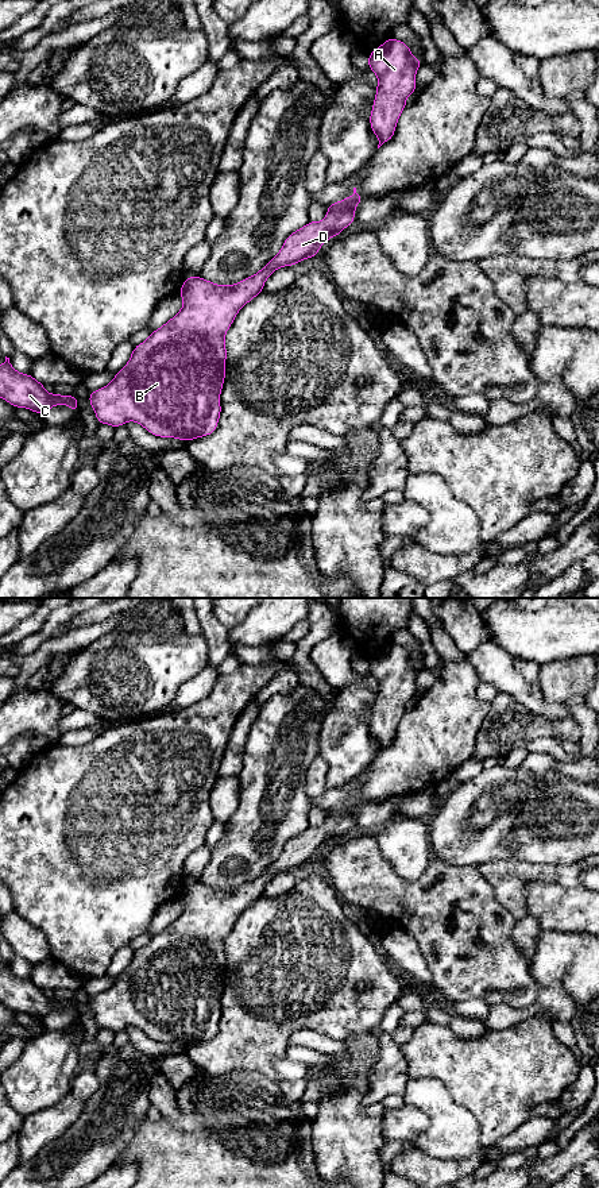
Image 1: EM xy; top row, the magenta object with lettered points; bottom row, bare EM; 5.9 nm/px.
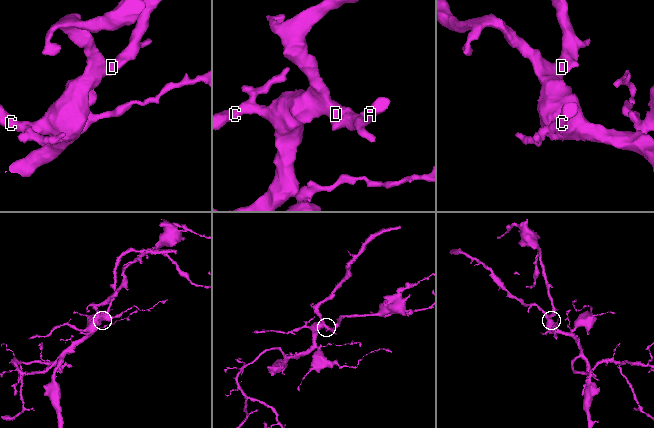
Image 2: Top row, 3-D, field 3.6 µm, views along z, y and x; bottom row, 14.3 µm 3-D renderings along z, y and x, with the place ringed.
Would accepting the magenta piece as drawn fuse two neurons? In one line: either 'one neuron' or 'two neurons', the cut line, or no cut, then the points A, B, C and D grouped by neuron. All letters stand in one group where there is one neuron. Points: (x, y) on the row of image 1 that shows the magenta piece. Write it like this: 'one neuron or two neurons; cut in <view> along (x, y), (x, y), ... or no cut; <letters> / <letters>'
one neuron; no cut; A B C D

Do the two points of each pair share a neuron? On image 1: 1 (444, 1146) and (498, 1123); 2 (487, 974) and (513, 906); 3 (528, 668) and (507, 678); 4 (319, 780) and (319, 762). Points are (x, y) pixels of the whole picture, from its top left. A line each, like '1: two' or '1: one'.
1: two
2: two
3: two
4: one

